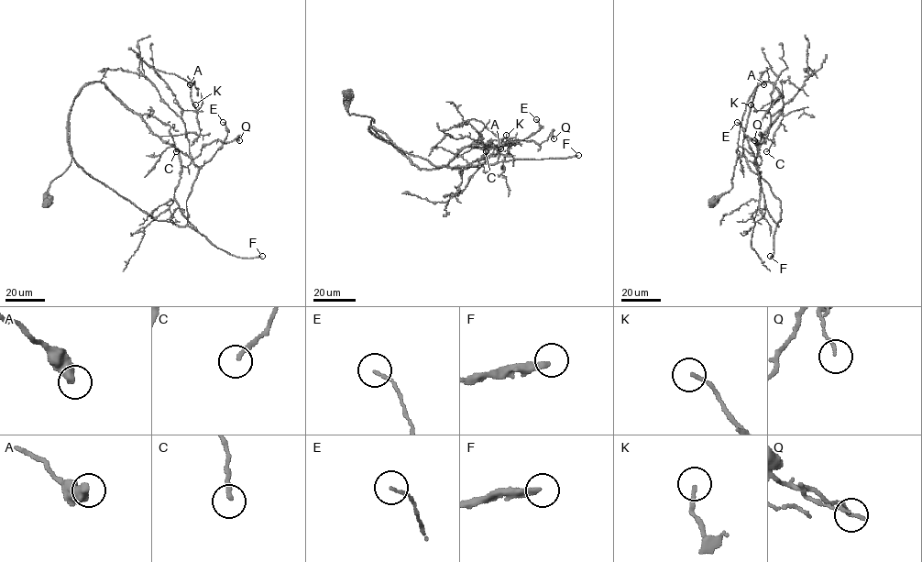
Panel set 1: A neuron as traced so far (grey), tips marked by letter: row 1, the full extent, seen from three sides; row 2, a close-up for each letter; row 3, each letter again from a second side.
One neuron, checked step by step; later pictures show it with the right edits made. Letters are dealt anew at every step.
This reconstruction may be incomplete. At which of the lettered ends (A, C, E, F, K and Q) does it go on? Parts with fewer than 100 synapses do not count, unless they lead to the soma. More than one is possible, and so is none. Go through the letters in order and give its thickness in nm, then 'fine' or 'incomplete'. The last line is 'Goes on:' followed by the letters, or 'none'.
A: 500 nm thick; fine
C: 190 nm thick; fine
E: 100 nm thick; fine
F: 280 nm thick; incomplete
K: 140 nm thick; fine
Q: 120 nm thick; fine
Goes on: F

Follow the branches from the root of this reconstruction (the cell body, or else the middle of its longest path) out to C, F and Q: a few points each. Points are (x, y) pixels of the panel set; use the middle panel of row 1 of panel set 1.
C: (348, 93), (348, 113), (370, 116), (377, 133), (420, 168), (477, 167), (486, 151)
F: (348, 93), (349, 115), (370, 116), (382, 138), (378, 137), (370, 126), (436, 166), (578, 155)
Q: (348, 93), (348, 113), (370, 116), (377, 133), (420, 168), (442, 168), (490, 139), (554, 138)

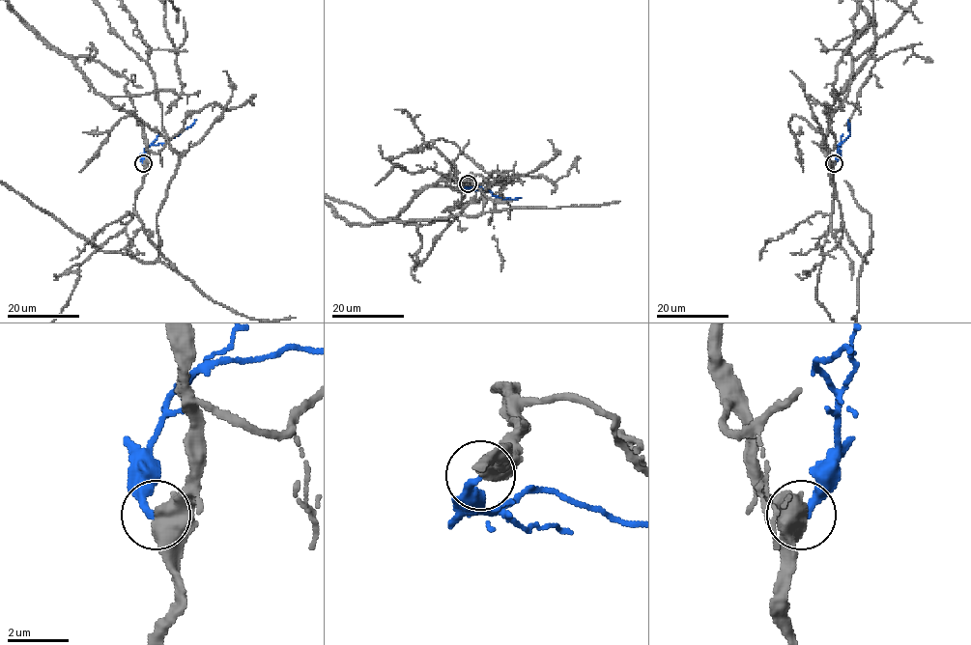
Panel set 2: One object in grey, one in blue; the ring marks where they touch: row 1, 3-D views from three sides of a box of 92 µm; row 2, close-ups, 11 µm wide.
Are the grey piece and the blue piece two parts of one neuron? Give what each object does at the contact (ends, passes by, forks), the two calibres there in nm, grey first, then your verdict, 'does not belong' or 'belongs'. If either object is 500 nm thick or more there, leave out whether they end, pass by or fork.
calibres 700 and 240 nm; does not belong

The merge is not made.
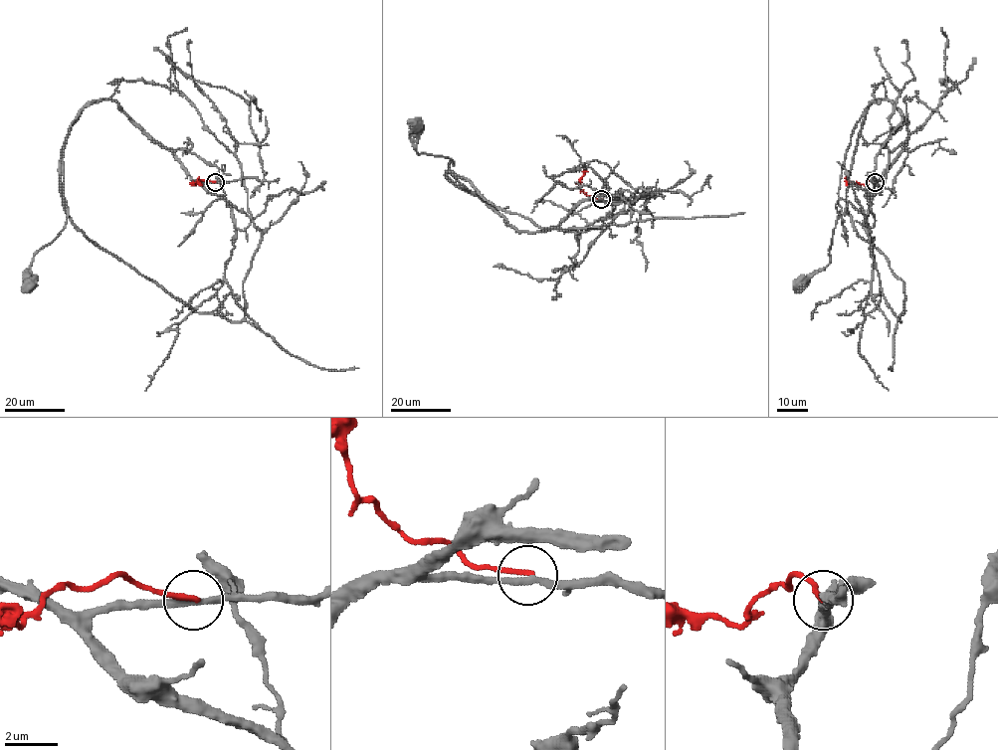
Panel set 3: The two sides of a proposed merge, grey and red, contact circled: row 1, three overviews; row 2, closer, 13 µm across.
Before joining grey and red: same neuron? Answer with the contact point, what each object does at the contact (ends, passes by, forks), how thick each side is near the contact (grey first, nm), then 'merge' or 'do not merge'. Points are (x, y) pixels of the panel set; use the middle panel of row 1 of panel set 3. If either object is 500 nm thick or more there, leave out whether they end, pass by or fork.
place (601, 199); grey passes by; red ends; calibres 240 and 200 nm; do not merge

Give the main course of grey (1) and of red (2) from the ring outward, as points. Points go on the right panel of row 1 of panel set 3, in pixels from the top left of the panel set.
1: (875, 182), (901, 150), (908, 130), (907, 119), (884, 98), (863, 111), (846, 151), (830, 262), (799, 284)
2: (875, 182), (872, 179), (865, 184), (856, 184), (848, 182), (846, 177)

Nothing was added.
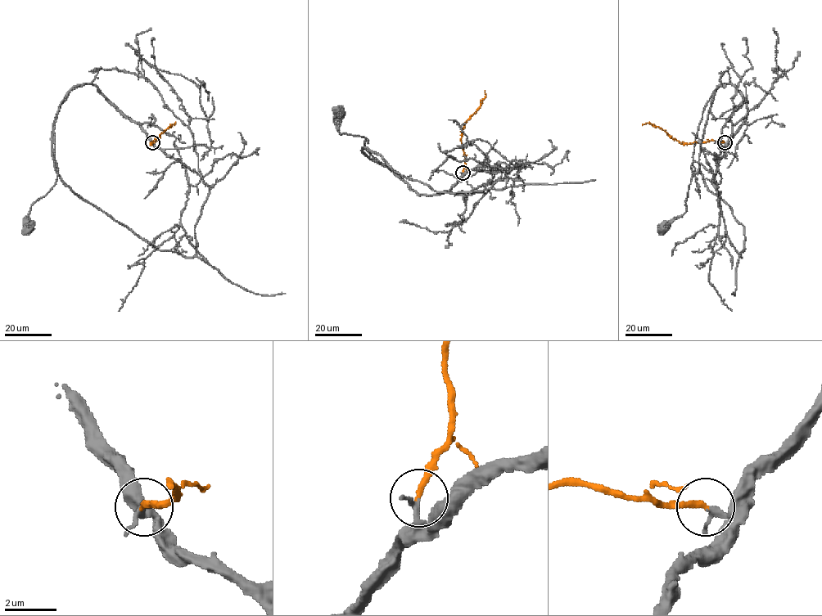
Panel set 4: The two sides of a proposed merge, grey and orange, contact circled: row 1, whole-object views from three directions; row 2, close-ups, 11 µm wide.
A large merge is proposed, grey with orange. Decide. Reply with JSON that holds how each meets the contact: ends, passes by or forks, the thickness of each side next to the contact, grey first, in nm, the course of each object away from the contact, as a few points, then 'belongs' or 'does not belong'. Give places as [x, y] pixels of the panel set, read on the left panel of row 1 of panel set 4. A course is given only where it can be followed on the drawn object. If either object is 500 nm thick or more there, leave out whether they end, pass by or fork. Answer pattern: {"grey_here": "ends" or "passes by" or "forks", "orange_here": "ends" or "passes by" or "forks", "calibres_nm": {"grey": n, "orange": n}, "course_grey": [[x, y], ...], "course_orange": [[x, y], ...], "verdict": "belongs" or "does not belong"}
{"grey_here": "ends", "orange_here": "ends", "calibres_nm": {"grey": 240, "orange": 220}, "course_grey": [[151, 142], [94, 85], [74, 87], [60, 102], [54, 127], [56, 183], [31, 205], [29, 228]], "course_orange": [[151, 142], [175, 123], [174, 125]], "verdict": "belongs"}

